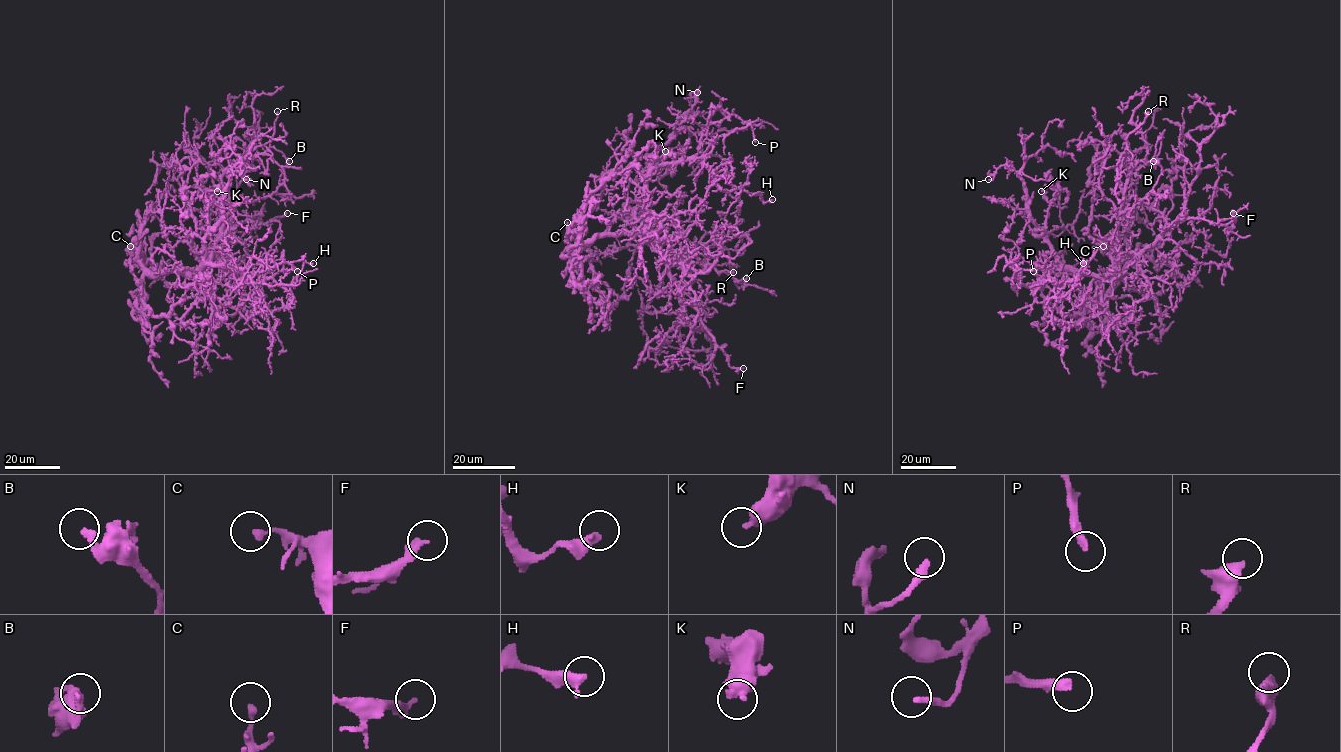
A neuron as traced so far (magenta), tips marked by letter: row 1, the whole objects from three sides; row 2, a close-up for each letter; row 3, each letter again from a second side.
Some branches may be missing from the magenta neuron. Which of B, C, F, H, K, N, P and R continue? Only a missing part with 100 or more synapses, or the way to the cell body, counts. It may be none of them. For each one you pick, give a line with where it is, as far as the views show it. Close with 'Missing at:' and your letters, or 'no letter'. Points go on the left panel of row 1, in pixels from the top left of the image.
Missing at: no letter

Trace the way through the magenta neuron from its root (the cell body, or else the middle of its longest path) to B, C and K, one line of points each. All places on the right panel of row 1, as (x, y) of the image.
B: (1116, 266), (1118, 217), (1152, 190), (1162, 170), (1153, 161)
C: (1116, 266), (1113, 276), (1114, 271), (1121, 275), (1113, 281), (1114, 255), (1103, 246)
K: (1116, 266), (1102, 274), (1089, 274), (1062, 265), (1046, 233), (1047, 208), (1061, 191), (1049, 187), (1041, 191)

